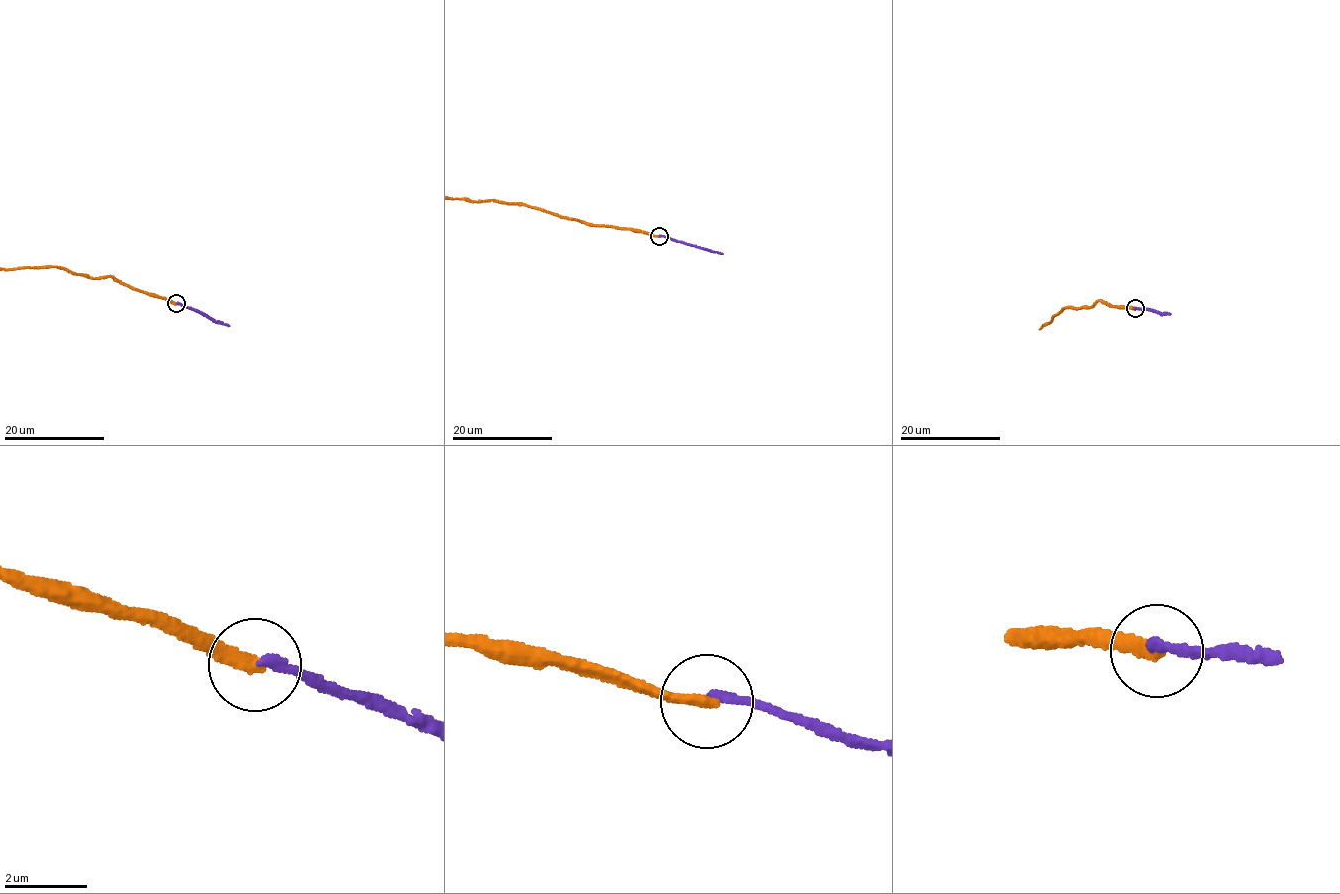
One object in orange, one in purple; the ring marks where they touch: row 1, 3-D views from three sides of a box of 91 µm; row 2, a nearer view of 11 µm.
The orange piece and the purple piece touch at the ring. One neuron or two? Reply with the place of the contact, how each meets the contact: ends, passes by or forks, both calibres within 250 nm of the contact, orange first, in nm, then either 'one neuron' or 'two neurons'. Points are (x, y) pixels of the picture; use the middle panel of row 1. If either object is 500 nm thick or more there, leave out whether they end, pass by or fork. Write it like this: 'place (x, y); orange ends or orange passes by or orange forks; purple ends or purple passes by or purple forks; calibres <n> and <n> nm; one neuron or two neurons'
place (659, 236); orange ends; purple ends; calibres 320 and 200 nm; two neurons

